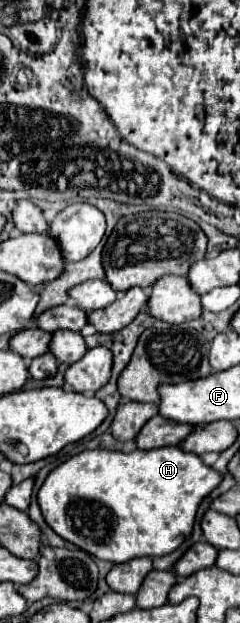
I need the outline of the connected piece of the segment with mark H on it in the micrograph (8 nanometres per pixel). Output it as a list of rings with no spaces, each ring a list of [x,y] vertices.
[[[177,446],[129,454],[85,450],[55,468],[37,498],[45,522],[61,538],[91,556],[123,564],[141,556],[175,552],[193,532],[199,504],[221,480],[223,474]]]

